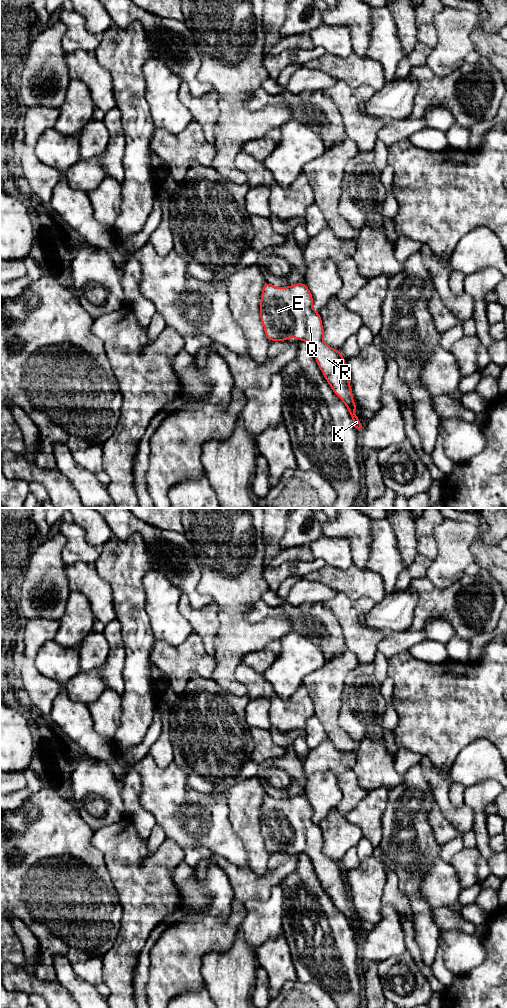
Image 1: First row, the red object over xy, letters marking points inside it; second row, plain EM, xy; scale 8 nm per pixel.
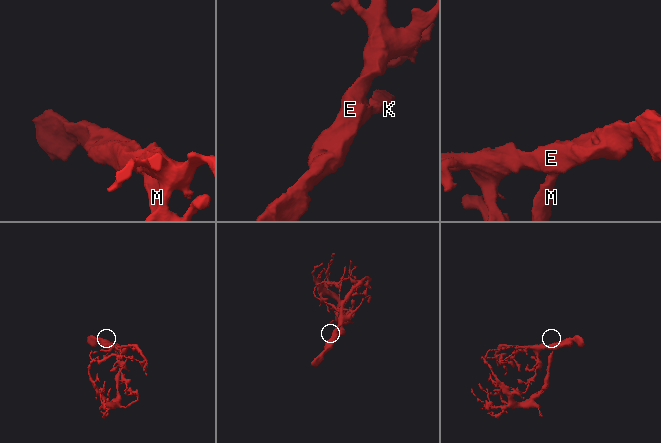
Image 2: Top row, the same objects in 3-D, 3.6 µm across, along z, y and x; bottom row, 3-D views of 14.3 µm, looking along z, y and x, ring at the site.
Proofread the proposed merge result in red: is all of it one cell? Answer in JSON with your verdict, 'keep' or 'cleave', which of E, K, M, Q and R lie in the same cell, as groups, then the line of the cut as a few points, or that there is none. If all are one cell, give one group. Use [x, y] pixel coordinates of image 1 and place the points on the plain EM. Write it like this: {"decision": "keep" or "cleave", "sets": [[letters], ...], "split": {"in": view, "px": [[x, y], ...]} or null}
{"decision": "keep", "sets": [["E", "K", "M", "Q", "R"]], "split": null}

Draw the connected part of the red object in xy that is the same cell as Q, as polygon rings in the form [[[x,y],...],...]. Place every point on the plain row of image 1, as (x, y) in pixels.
[[[266,794],[260,814],[260,831],[269,853],[298,850],[315,859],[315,872],[332,903],[347,919],[354,939],[362,939],[354,923],[352,901],[340,862],[323,853],[324,840],[319,824],[312,821],[313,809],[305,795],[275,799]]]

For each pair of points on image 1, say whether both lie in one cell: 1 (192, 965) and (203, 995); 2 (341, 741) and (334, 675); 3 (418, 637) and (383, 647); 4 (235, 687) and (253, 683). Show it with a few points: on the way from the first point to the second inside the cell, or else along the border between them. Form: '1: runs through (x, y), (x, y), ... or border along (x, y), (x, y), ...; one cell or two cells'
1: border along (204, 985), (197, 990), (186, 990), (178, 994); two cells
2: runs through (330, 725), (330, 691); one cell
3: runs through (409, 638), (392, 644); one cell
4: border along (240, 662), (236, 677), (248, 693); two cells

